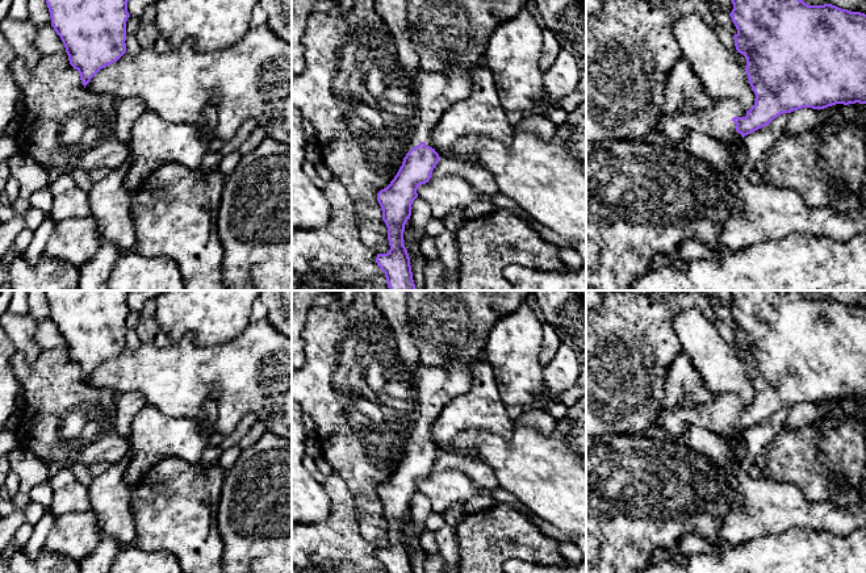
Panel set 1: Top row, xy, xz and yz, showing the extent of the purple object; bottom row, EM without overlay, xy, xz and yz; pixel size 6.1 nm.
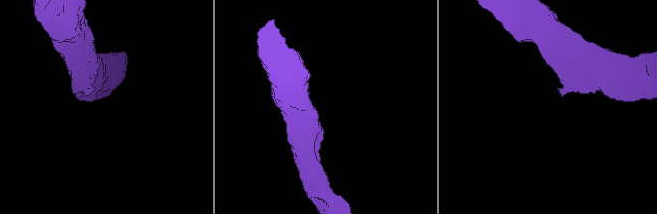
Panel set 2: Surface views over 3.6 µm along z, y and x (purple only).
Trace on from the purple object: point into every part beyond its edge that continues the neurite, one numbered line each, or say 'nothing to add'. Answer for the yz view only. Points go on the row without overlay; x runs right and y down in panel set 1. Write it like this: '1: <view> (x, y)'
1: yz (716, 417)

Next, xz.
1: xz (435, 387)

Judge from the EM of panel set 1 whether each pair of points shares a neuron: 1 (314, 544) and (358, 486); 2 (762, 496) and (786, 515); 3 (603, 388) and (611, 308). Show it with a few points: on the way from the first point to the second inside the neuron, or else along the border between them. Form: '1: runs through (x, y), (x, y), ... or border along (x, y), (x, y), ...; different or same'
1: border along (334, 473), (354, 497); different
2: runs through (768, 501), (772, 501), (781, 510); same
3: runs through (606, 368), (611, 363), (611, 327); same

